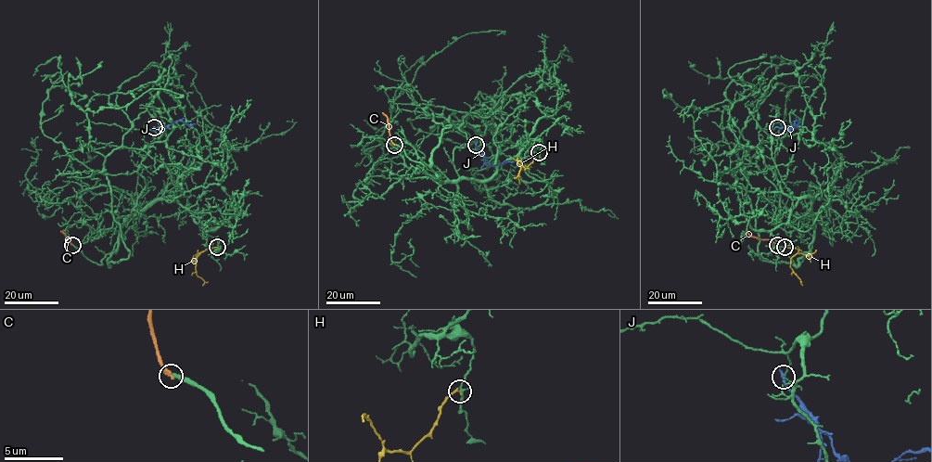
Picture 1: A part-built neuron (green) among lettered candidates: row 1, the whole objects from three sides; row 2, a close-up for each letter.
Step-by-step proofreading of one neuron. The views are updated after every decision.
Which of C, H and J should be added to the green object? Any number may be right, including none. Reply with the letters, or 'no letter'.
C

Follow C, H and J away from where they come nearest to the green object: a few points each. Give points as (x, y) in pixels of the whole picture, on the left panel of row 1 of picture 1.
C: (71, 244), (60, 231)
H: (218, 247), (200, 251), (196, 259), (196, 274), (203, 280), (202, 285)
J: (154, 127), (166, 128), (181, 121), (187, 124), (196, 123)

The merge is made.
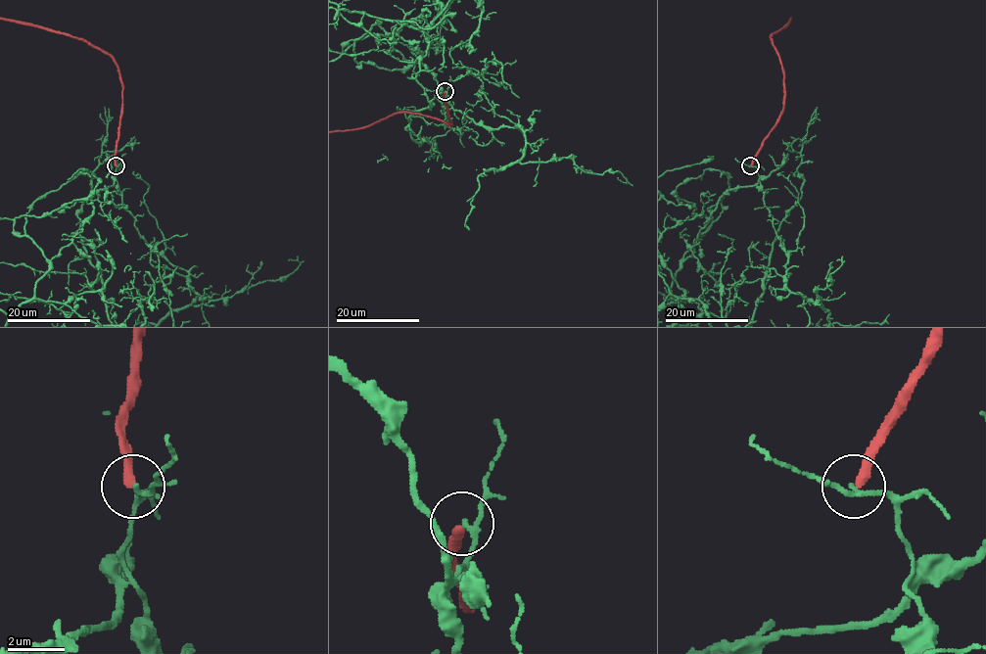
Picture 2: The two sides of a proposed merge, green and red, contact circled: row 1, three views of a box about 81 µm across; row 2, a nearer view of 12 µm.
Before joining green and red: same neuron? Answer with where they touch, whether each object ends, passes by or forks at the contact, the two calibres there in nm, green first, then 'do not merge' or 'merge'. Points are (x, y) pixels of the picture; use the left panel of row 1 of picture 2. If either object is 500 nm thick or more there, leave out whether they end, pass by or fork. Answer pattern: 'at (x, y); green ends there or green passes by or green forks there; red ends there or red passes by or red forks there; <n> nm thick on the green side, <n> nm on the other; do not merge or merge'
at (116, 165); green passes by; red ends there; 150 nm thick on the green side, 320 nm on the other; do not merge

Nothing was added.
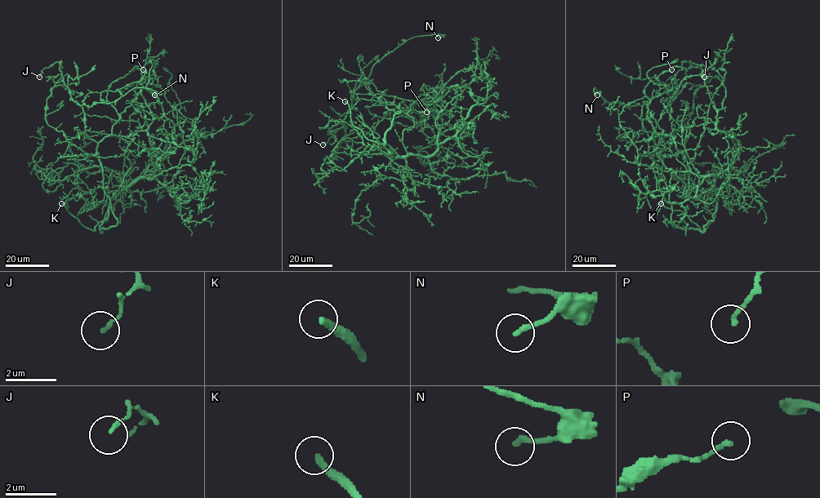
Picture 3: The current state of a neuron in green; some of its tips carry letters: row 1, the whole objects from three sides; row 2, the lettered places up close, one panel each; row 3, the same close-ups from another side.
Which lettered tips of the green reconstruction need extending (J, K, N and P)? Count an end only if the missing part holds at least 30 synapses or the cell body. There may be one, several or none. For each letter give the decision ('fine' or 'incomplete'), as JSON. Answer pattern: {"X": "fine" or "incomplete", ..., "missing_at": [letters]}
{"J": "fine", "K": "incomplete", "N": "fine", "P": "fine", "missing_at": ["K"]}

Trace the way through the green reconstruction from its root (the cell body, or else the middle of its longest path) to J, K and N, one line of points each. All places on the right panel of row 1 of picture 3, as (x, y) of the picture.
J: (690, 185), (685, 167), (673, 155), (663, 157), (648, 135), (642, 108), (683, 63), (704, 77)
K: (690, 185), (704, 192), (712, 188), (716, 192), (715, 216), (705, 229), (680, 211), (666, 208), (661, 203)
N: (690, 185), (685, 167), (673, 155), (663, 157), (648, 135), (640, 105), (610, 104), (594, 87), (597, 95)

